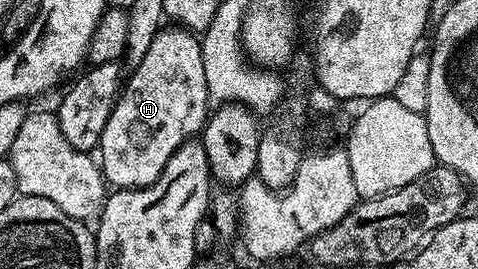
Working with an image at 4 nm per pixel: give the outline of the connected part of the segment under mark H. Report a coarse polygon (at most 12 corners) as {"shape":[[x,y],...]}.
{"shape":[[162,26],[99,145],[151,186],[211,115],[201,41]]}

